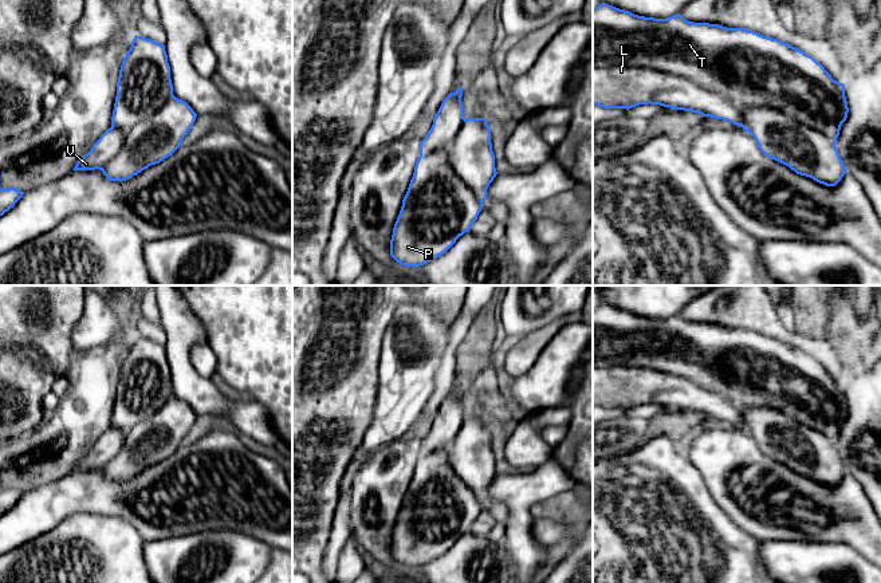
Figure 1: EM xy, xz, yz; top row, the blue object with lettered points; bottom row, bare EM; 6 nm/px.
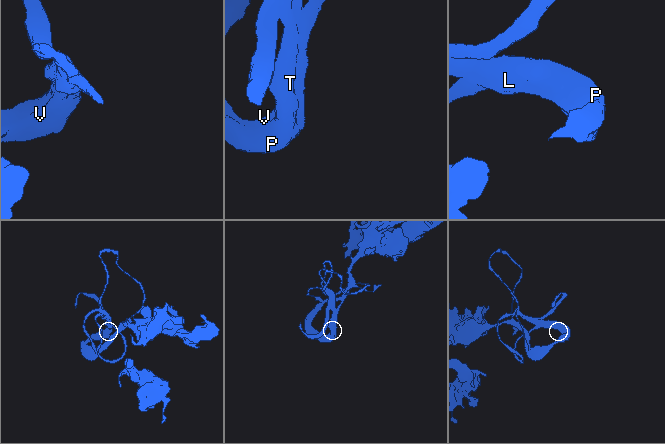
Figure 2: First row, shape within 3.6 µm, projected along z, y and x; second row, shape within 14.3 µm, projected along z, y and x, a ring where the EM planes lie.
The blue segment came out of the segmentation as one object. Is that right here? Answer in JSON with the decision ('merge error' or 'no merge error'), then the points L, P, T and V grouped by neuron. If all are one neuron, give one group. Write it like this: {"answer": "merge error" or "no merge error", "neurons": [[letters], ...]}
{"answer": "no merge error", "neurons": [["L", "P", "T", "V"]]}

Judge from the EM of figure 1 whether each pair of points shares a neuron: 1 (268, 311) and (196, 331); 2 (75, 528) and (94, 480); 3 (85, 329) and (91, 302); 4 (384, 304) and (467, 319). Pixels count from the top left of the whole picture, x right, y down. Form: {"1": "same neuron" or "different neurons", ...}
{"1": "different neurons", "2": "different neurons", "3": "same neuron", "4": "different neurons"}

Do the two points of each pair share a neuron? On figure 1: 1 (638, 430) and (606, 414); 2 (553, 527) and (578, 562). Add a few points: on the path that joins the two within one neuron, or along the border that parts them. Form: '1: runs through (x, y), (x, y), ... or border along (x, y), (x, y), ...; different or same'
1: border along (622, 416), (606, 421); different
2: border along (575, 528), (569, 538); different

